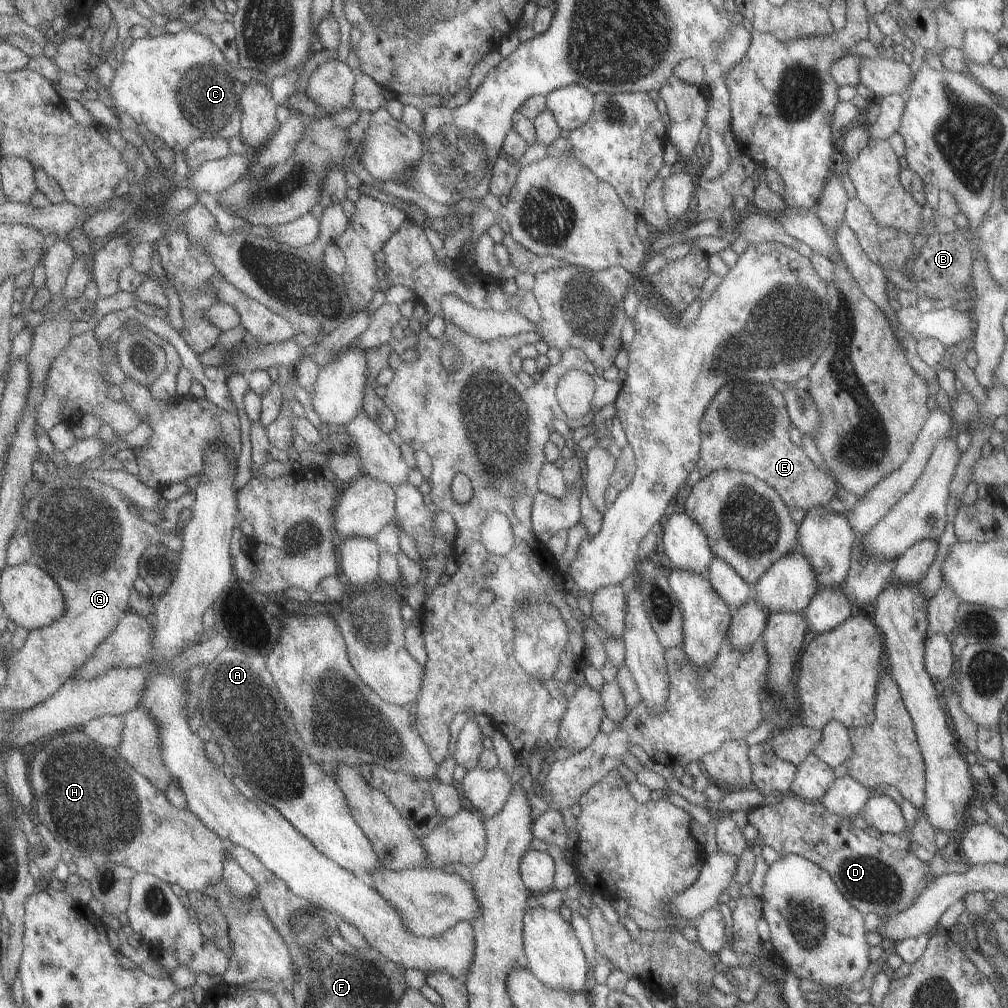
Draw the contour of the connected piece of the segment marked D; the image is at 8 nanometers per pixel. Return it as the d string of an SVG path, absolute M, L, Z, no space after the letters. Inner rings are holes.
M788 795L782 802L757 806L747 812L747 822L758 830L755 844L771 846L780 855L795 854L816 863L825 870L842 896L852 903L862 914L875 914L893 917L910 908L934 880L926 861L920 860L910 849L895 849L884 843L879 836L872 837L863 829L851 825L851 818L831 813L820 801L807 801L793 795Z

